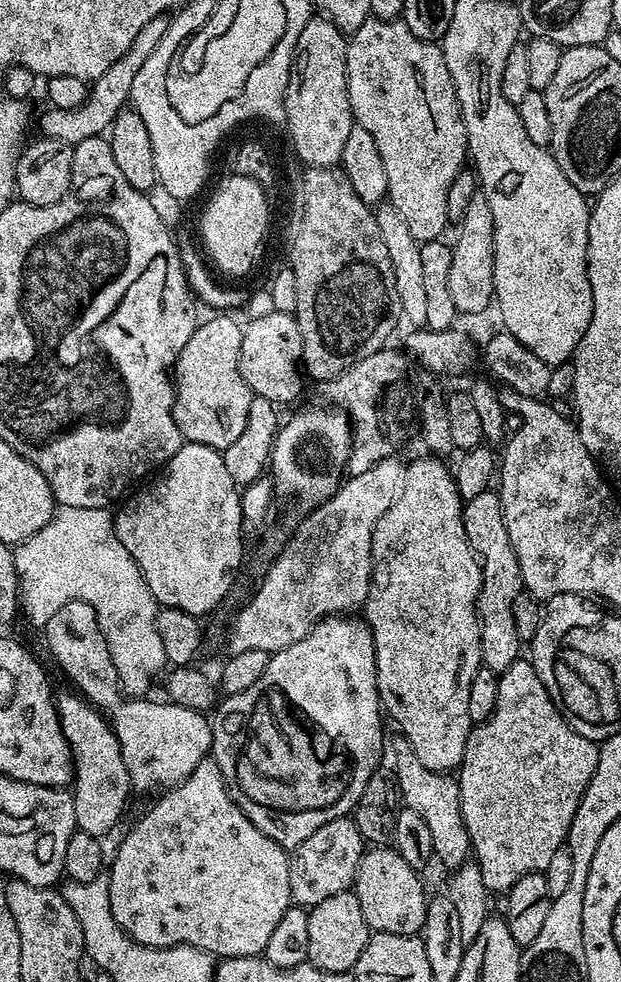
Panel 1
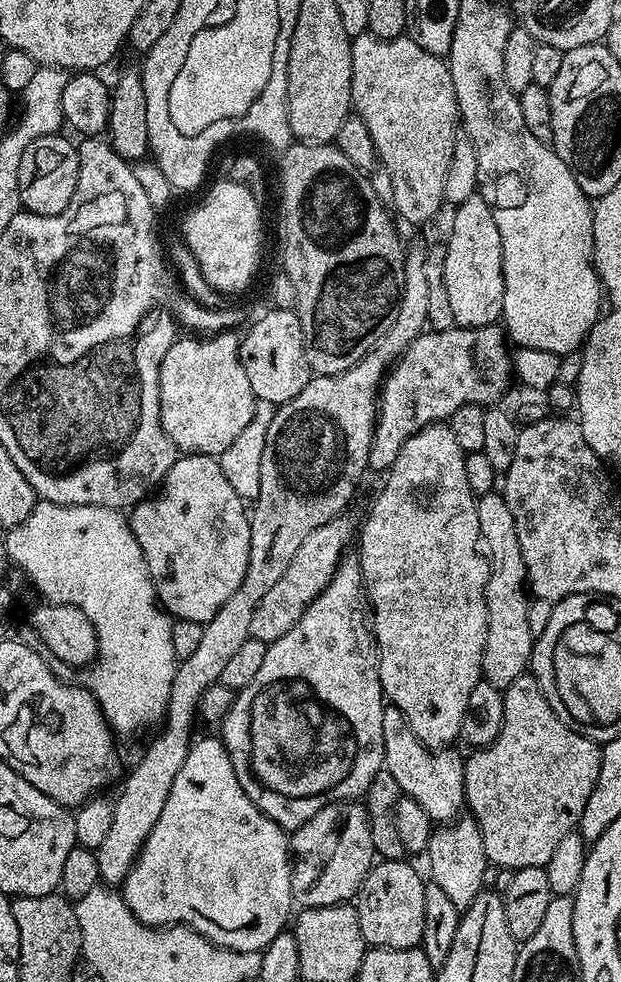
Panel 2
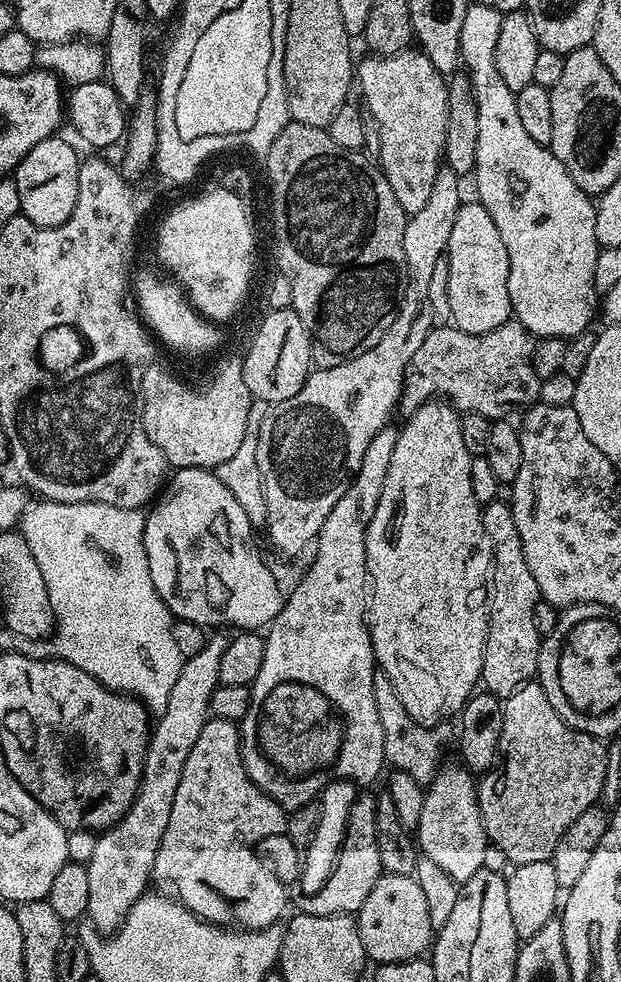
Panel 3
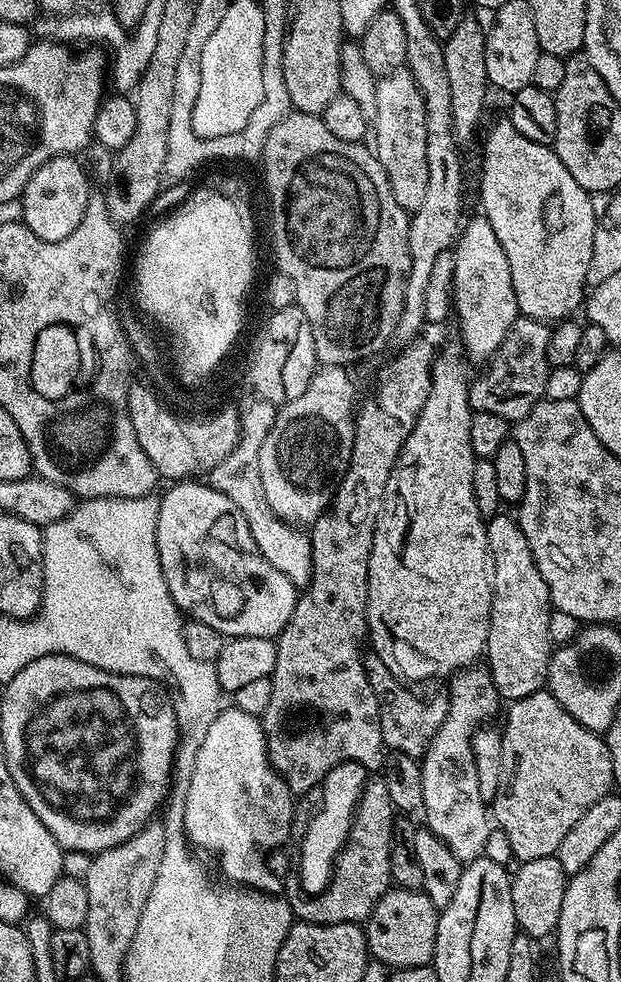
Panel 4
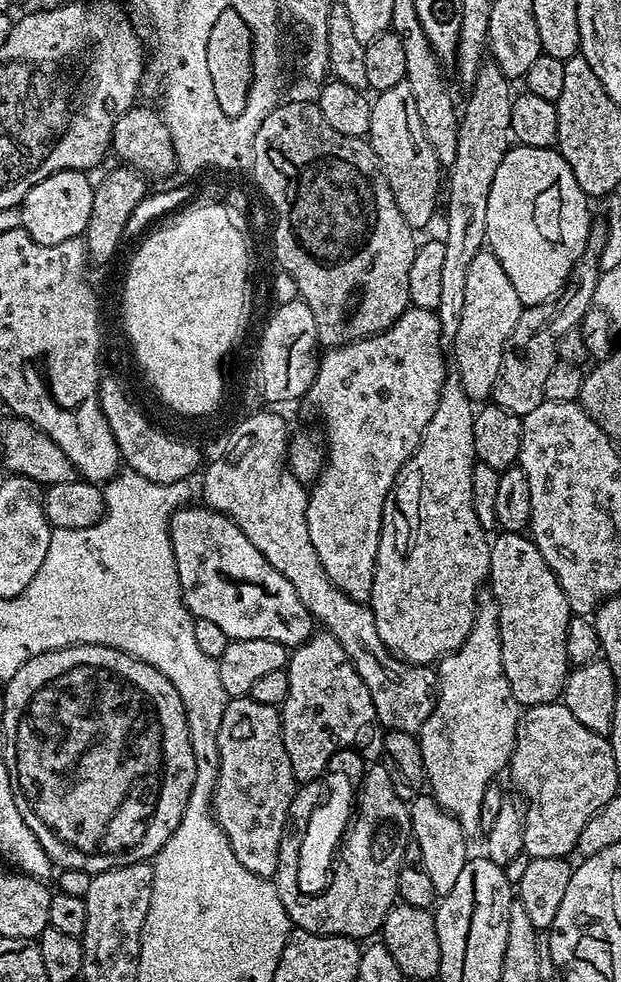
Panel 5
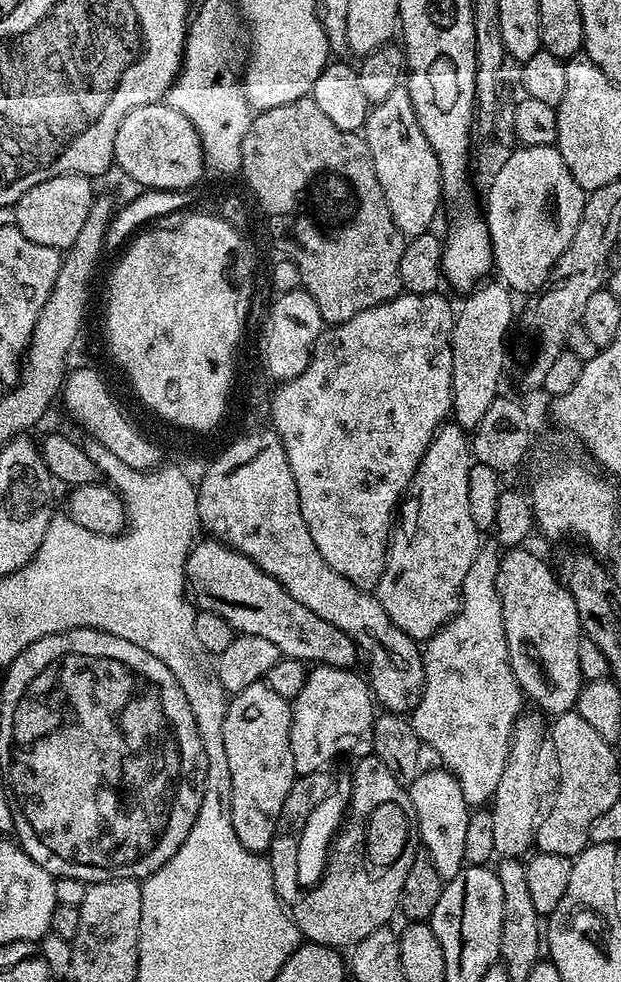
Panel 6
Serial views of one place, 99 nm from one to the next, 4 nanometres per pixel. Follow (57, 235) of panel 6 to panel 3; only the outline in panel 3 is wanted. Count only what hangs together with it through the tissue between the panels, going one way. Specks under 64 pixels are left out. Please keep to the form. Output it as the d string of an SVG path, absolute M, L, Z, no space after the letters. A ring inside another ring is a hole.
M60 134L47 136L41 144L34 146L14 173L22 215L43 228L62 226L62 222L74 214L74 206L78 202L81 163L82 156L76 153L75 146L63 140Z

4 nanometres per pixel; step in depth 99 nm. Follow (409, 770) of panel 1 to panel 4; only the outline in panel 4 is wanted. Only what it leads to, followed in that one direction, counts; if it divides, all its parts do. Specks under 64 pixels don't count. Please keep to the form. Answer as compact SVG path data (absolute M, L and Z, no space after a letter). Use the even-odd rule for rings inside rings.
M374 654L364 656L366 678L370 682L370 690L380 703L380 725L385 749L402 754L410 754L417 758L423 757L428 751L428 744L442 726L448 713L448 688L436 688L423 700L416 692L411 692L405 681L397 680L389 670L386 662Z

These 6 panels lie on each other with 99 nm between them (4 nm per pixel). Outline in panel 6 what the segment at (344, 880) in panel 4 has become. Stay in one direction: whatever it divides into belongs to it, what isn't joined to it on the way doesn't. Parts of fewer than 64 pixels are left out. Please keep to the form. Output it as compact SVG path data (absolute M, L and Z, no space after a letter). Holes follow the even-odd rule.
M374 754L359 757L355 764L356 769L350 773L352 794L346 804L346 815L340 831L332 842L324 876L290 908L291 918L305 941L337 950L351 949L353 944L362 942L366 934L374 934L374 930L389 923L388 919L392 915L397 915L402 882L406 882L406 874L410 874L410 866L418 859L422 848L418 822L407 787L400 784L398 778L394 778L394 774L386 770L386 762L382 762Z

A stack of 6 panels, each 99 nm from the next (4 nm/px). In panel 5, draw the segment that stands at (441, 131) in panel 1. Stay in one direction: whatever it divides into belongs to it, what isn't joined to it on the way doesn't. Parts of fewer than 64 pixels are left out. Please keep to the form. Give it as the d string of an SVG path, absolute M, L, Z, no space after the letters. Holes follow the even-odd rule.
M407 82L394 86L390 90L379 93L372 100L372 113L370 114L370 130L367 141L371 144L376 157L380 159L380 169L384 172L386 182L394 194L394 202L398 202L398 210L402 210L402 218L413 230L424 228L432 220L432 215L437 215L436 199L442 196L442 165L434 154L432 144L426 142L426 134L422 130L422 122L418 118L418 109L414 103L414 93L410 91Z

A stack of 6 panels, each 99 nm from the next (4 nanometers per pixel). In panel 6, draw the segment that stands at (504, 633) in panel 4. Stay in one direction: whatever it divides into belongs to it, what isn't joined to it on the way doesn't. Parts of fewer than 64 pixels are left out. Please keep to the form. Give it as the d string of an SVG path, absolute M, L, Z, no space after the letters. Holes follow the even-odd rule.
M517 546L507 549L500 558L500 573L498 574L498 590L500 591L500 601L502 602L502 622L506 626L506 650L508 651L508 661L512 667L514 678L520 684L520 690L524 693L529 701L532 700L539 708L541 713L547 714L549 717L555 718L561 716L564 712L573 711L578 702L578 694L582 685L585 683L583 674L580 672L580 655L578 654L578 646L582 639L582 629L580 627L580 619L578 618L578 606L574 606L574 598L570 594L570 590L565 586L563 579L559 575L552 573L552 568L539 556L536 552L531 552L528 546Z

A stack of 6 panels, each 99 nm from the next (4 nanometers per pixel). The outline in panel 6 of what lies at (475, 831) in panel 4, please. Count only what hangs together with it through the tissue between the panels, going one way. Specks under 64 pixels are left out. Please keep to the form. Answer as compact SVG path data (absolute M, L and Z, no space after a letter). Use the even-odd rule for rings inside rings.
M495 543L481 547L462 584L456 617L423 645L424 694L420 705L410 713L421 745L429 744L440 755L439 763L456 777L470 806L487 805L498 790L512 745L512 731L526 704L506 650L498 590L501 555Z

